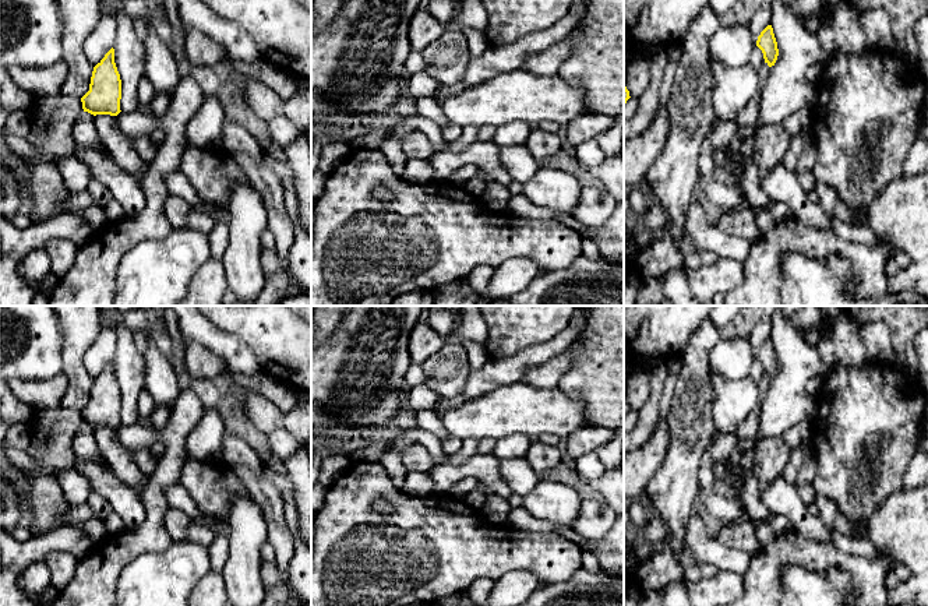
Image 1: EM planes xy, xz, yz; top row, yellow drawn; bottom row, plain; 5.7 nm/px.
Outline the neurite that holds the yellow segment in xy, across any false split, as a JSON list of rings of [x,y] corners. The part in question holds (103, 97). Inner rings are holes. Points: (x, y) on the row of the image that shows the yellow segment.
[[[114,49],[93,67],[89,91],[81,98],[84,112],[93,116],[117,116],[121,99],[121,80],[114,63]]]

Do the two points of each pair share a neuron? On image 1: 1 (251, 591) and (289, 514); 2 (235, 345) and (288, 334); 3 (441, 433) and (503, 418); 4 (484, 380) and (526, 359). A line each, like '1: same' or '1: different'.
1: different
2: different
3: different
4: same

